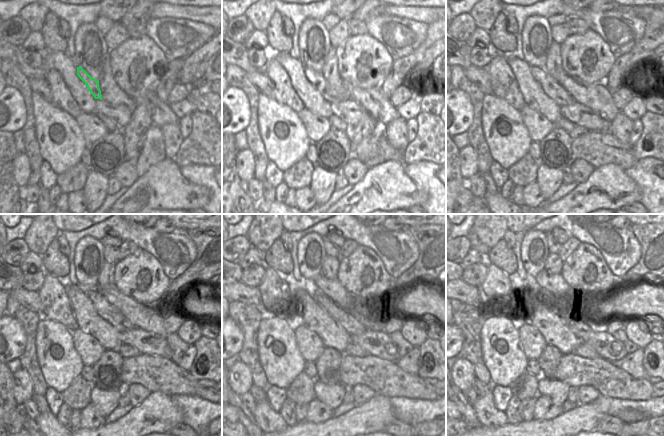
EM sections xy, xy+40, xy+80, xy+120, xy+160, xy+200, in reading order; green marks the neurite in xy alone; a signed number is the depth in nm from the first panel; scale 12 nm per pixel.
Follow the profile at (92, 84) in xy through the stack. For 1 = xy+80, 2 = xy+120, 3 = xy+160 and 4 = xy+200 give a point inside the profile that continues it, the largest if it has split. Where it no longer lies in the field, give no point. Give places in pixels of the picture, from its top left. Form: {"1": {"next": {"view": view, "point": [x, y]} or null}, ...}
{"1": {"next": {"view": "xy+80", "point": [550, 85]}}, "2": {"next": {"view": "xy+120", "point": [104, 309]}}, "3": {"next": {"view": "xy+160", "point": [349, 323]}}, "4": {"next": {"view": "xy+200", "point": [583, 329]}}}

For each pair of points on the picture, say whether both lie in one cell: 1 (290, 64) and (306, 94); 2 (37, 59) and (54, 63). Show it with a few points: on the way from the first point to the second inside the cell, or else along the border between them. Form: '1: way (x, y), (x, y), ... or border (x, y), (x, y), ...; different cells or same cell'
1: way (296, 71), (297, 78), (303, 87); same cell
2: border (44, 53), (42, 66); different cells

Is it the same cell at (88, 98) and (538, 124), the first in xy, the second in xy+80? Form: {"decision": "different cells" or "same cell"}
{"decision": "different cells"}

